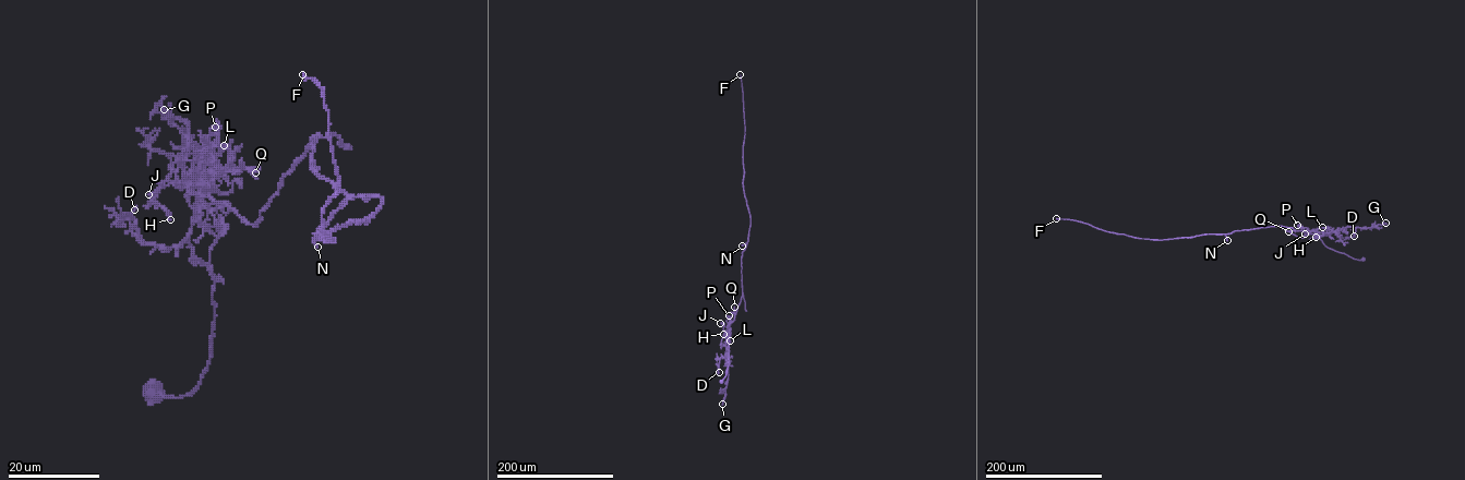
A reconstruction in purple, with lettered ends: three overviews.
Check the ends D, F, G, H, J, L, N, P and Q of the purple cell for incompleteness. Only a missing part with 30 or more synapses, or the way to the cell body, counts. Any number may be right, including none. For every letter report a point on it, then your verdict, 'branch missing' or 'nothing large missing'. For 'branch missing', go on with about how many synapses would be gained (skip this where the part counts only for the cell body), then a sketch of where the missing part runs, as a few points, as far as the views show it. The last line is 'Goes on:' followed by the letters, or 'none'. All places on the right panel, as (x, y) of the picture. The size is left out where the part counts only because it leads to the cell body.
D: at (1354, 236); nothing large missing
F: at (1056, 218); branch missing; about 90 synapses; missing branch runs (1056, 218), (1040, 216), (999, 181)
G: at (1385, 223); nothing large missing
H: at (1316, 237); nothing large missing
J: at (1305, 234); nothing large missing
L: at (1322, 227); nothing large missing
N: at (1227, 240); nothing large missing
P: at (1297, 225); nothing large missing
Q: at (1288, 231); nothing large missing
Goes on: F

